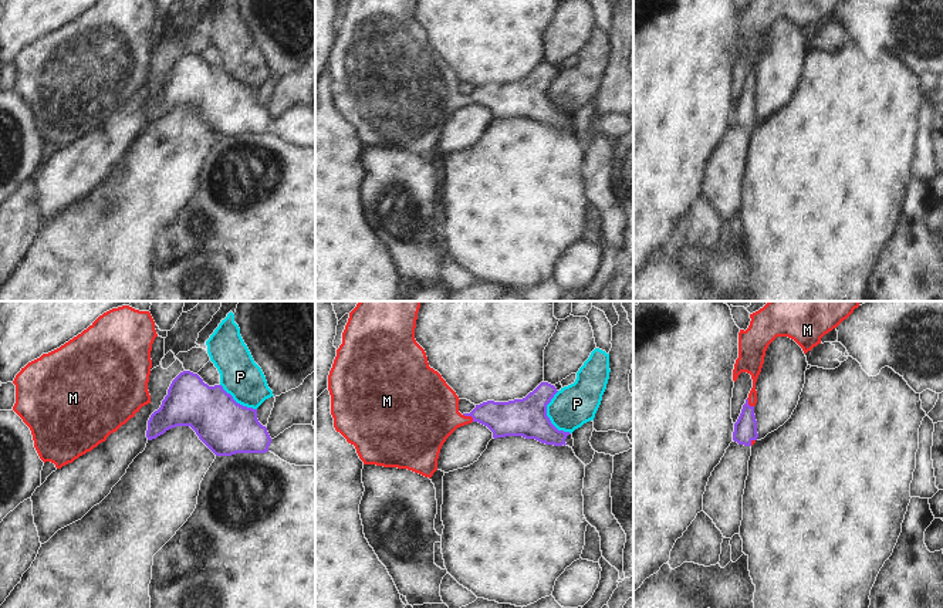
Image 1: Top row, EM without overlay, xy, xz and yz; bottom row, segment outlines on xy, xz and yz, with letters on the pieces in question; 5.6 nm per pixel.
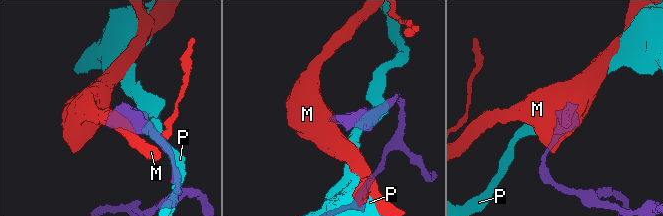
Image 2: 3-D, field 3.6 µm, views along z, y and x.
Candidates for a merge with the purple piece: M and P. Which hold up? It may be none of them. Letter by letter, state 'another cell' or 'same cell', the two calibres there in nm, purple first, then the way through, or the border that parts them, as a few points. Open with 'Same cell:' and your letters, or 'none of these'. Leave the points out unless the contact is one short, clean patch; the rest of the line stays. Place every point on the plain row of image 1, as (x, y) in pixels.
Same cell: M
M: same cell; 200 nm thick on the purple side, 380 nm on the other; runs through xz (513, 100), (469, 97), (440, 100), (425, 94)
P: another cell; 220 nm thick on the purple side, 240 nm on the other; border along xz (558, 73), (547, 87), (547, 98), (558, 111), (570, 115)

